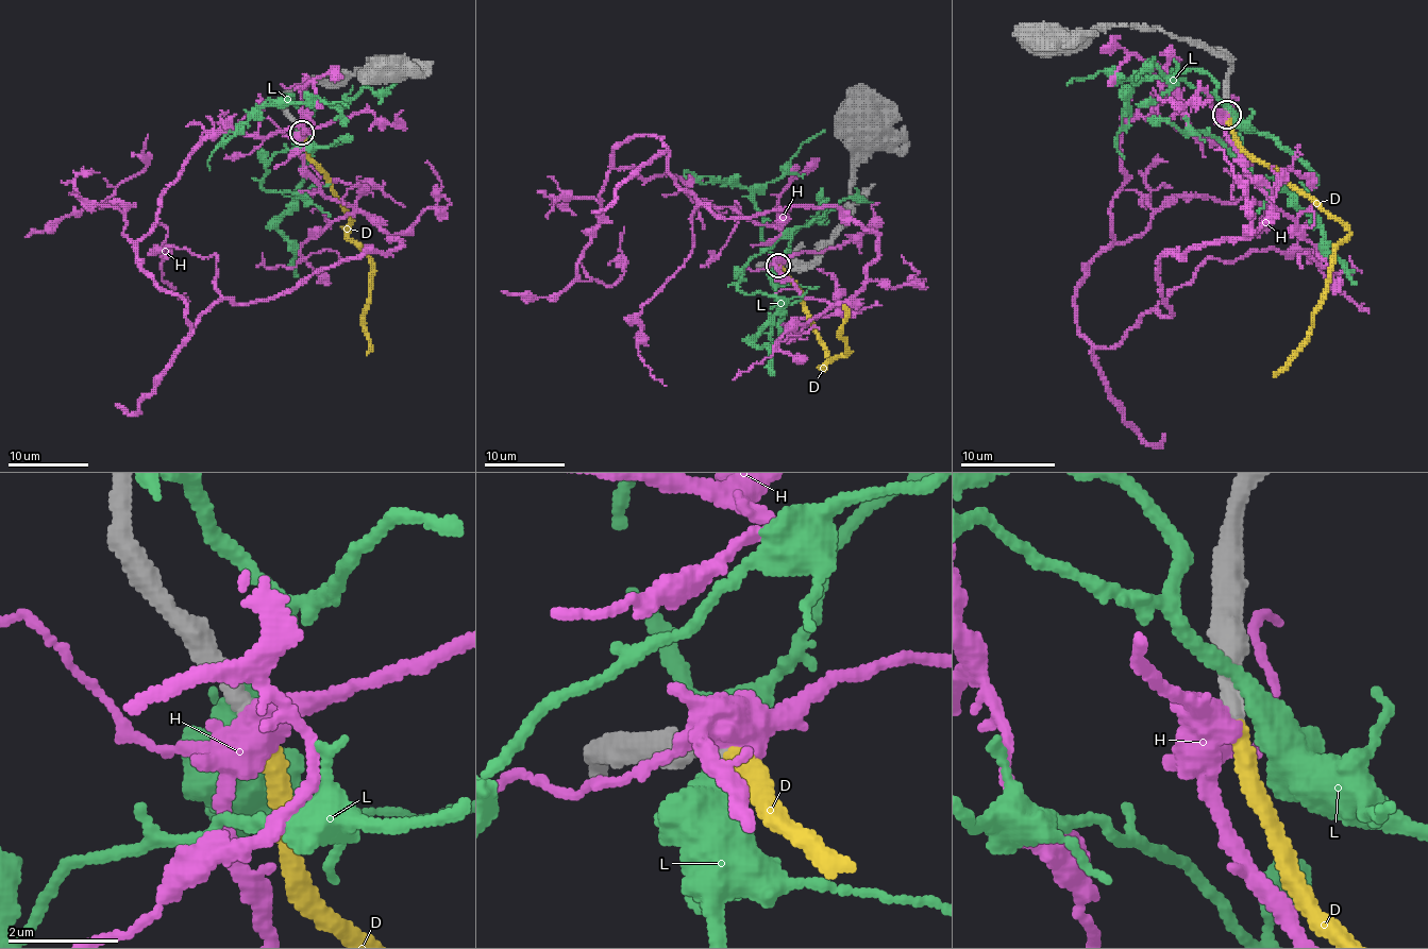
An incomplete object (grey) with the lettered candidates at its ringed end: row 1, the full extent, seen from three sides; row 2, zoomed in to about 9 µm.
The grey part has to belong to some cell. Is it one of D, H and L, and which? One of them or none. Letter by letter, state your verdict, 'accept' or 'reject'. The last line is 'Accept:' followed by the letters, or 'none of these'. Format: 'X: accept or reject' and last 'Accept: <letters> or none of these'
D: accept
H: reject
L: reject
Accept: D

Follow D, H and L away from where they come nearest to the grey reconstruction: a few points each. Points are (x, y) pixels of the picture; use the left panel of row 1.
D: (302, 132), (306, 154), (326, 176), (350, 218), (349, 233), (370, 265), (370, 299), (365, 319), (367, 355)
H: (300, 132), (306, 174), (401, 244), (191, 331), (137, 256), (167, 186), (210, 134), (268, 136), (342, 78)
L: (300, 130), (306, 161), (296, 198), (302, 197), (266, 190), (266, 164), (278, 152), (352, 136)

